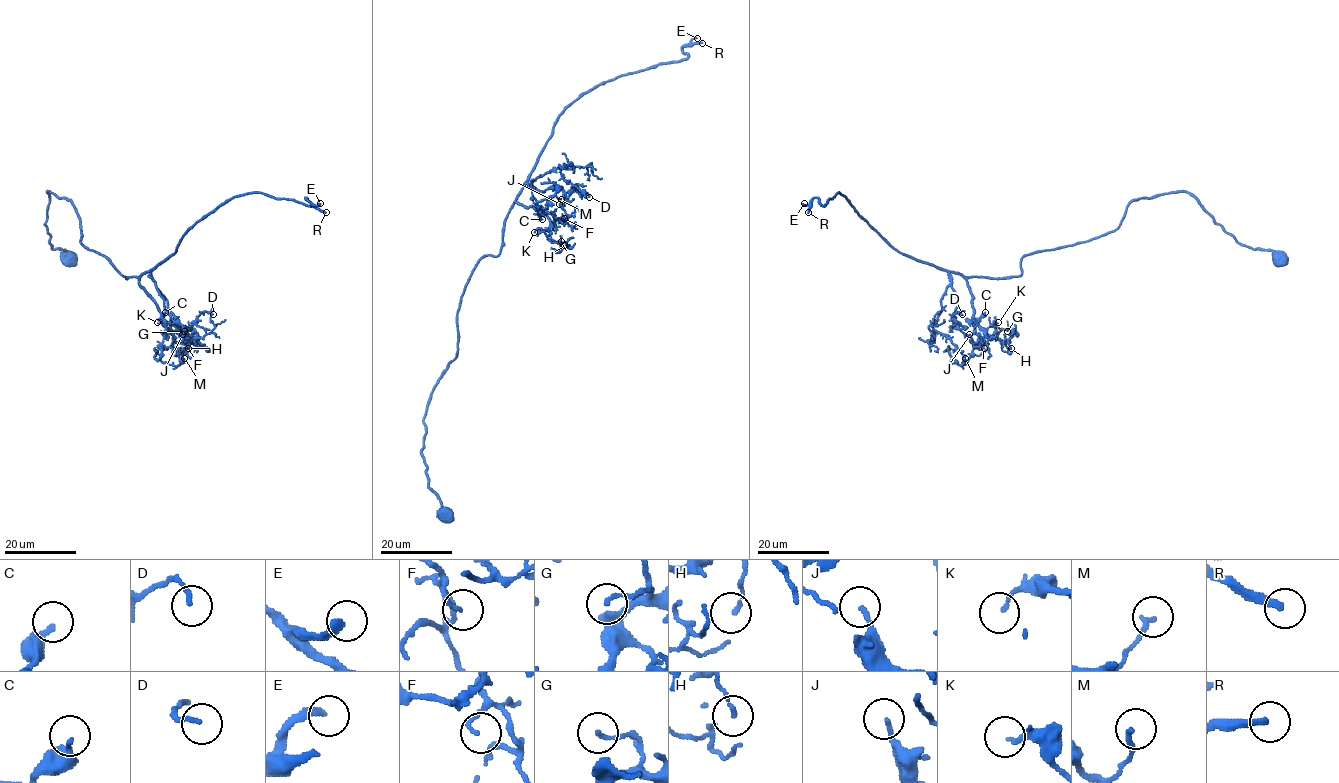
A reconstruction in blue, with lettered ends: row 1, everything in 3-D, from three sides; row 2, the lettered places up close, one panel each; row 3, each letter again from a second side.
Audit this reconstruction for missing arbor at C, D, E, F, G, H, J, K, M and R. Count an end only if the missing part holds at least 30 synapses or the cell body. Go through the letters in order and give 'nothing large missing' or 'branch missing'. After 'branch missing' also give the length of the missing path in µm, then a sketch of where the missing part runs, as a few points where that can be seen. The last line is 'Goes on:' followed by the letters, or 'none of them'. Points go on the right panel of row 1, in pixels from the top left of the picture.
C: nothing large missing
D: nothing large missing
E: branch missing; about 40 µm are missing; missing branch runs (804, 203), (810, 197), (813, 202), (807, 217), (814, 228), (803, 237)
F: nothing large missing
G: nothing large missing
H: nothing large missing
J: nothing large missing
K: nothing large missing
M: nothing large missing
R: branch missing; about 40 µm are missing; missing branch runs (808, 212), (804, 228), (807, 240), (808, 237), (805, 247), (791, 261)
Goes on: E, R

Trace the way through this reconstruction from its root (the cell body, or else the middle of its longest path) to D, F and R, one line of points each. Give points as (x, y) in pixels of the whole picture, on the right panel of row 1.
D: (1279, 258), (1188, 193), (1160, 194), (1114, 230), (1026, 254), (1019, 276), (950, 271), (957, 328), (962, 314)
F: (1279, 258), (1240, 245), (1188, 193), (1138, 198), (1114, 230), (1028, 254), (1019, 276), (969, 277), (984, 348)
R: (1279, 258), (1185, 192), (1135, 199), (1114, 230), (1028, 254), (1007, 278), (893, 249), (839, 193), (808, 212)

